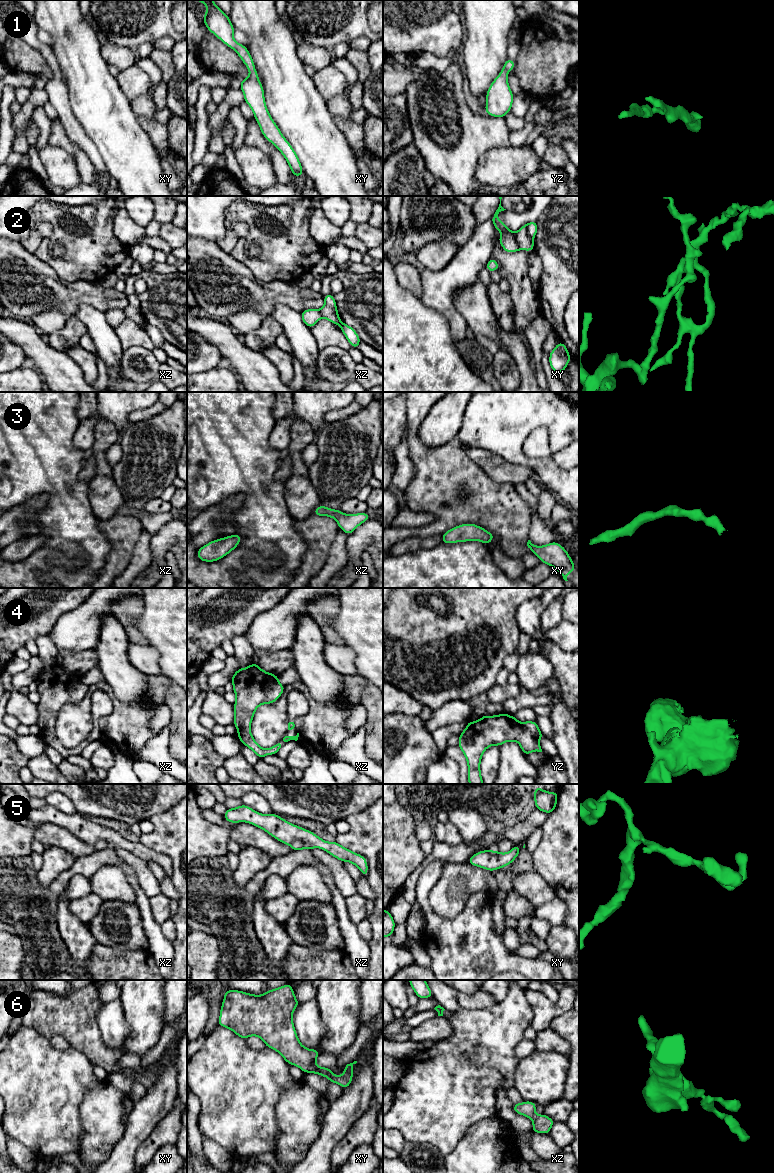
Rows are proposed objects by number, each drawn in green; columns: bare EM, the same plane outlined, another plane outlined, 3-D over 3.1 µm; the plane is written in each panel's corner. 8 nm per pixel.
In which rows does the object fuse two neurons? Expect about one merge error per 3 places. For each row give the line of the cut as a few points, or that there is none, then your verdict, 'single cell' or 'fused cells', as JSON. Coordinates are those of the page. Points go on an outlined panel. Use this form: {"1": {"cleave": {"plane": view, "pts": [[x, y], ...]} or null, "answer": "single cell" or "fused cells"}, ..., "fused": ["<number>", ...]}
{"1": {"cleave": null, "answer": "single cell"}, "2": {"cleave": {"plane": "xy", "pts": [[514, 233], [515, 240], [520, 249]]}, "answer": "fused cells"}, "3": {"cleave": null, "answer": "single cell"}, "4": {"cleave": null, "answer": "single cell"}, "5": {"cleave": null, "answer": "single cell"}, "6": {"cleave": null, "answer": "single cell"}, "fused": ["2"]}

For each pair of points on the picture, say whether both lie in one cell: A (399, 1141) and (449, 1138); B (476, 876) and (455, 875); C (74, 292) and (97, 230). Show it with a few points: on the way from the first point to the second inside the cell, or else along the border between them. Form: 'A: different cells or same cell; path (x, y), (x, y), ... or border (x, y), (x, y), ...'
A: different cells; border (393, 1128), (402, 1135), (405, 1141)
B: same cell; path (471, 876), (460, 876)
C: different cells; border (56, 274), (68, 281), (98, 282)

